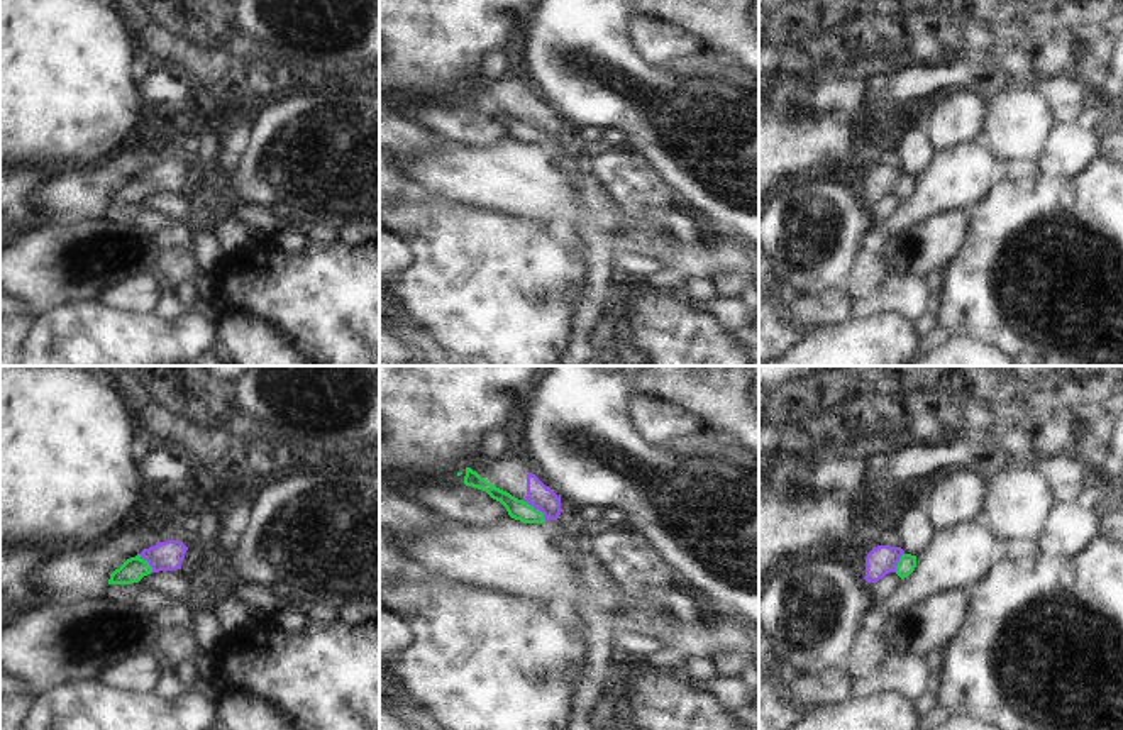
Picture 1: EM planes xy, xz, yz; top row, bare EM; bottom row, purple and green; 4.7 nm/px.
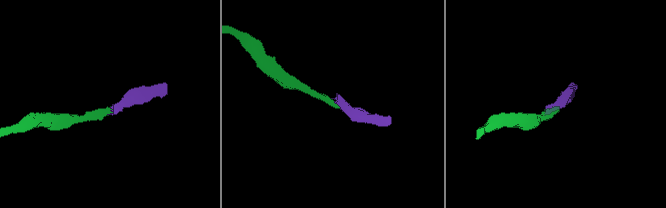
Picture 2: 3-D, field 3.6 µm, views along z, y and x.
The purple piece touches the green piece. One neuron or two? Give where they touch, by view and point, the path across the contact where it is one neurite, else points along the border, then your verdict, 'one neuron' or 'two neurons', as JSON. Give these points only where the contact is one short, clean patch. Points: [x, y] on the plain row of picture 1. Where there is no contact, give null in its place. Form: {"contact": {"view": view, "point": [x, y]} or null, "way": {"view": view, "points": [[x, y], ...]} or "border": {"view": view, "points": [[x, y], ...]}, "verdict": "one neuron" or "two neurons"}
{"contact": {"view": "xz", "point": [536, 129]}, "border": {"view": "xz", "points": [[522, 121], [537, 129], [546, 141]]}, "verdict": "two neurons"}

